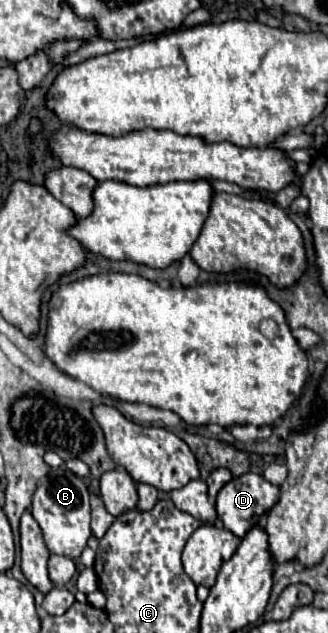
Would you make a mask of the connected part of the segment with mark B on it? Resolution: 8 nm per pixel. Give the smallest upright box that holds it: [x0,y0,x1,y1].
[32,467,92,559]

